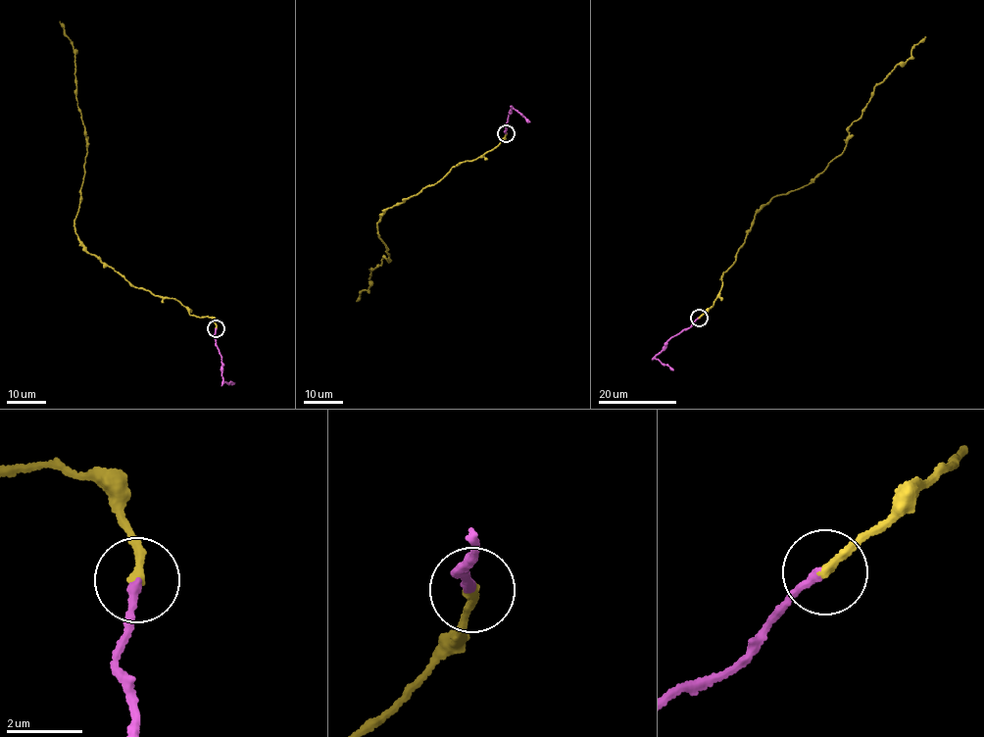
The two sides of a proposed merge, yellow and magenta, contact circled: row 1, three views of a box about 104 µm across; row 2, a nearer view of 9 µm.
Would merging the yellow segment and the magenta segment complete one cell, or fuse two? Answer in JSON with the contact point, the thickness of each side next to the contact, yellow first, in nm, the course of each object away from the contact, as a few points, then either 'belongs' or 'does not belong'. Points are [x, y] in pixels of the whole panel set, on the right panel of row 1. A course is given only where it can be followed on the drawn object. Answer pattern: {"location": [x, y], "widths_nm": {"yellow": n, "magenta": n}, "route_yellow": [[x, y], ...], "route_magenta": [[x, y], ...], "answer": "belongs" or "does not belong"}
{"location": [699, 318], "widths_nm": {"yellow": 240, "magenta": 240}, "route_yellow": [[699, 318], [713, 306], [757, 212], [811, 182], [844, 150], [848, 127], [873, 88], [925, 36]], "route_magenta": [[699, 318], [688, 327], [672, 336], [655, 356], [672, 370]], "answer": "belongs"}

